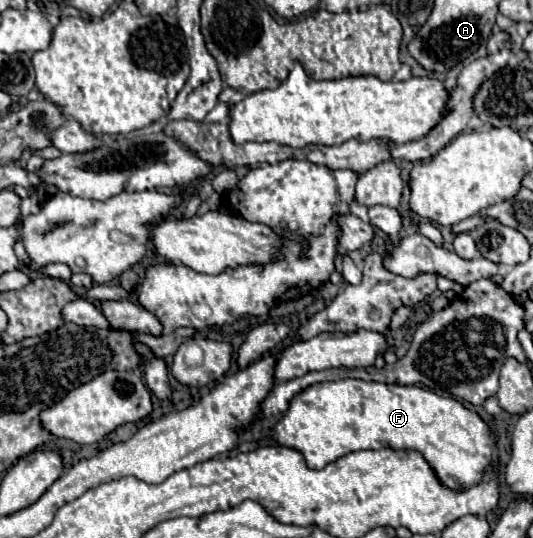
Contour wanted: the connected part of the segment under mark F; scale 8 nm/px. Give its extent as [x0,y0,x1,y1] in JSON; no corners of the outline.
[272,380,496,490]

